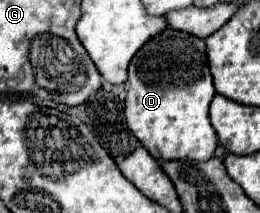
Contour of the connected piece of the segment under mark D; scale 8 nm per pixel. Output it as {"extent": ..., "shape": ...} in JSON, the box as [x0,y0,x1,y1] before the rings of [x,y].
{"extent":[127,27,217,161],"shape":[[[167,27],[133,55],[127,85],[127,127],[155,159],[207,161],[213,157],[217,135],[209,121],[209,103],[215,87],[203,39]]]}

